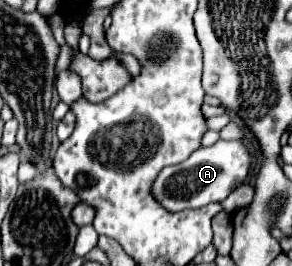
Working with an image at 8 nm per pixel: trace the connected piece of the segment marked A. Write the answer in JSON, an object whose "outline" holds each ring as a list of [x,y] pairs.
{"outline":[[[218,141],[212,147],[200,147],[186,161],[162,169],[154,181],[154,197],[168,211],[198,209],[208,203],[224,201],[230,191],[240,187],[252,171],[252,153],[242,141]]]}

